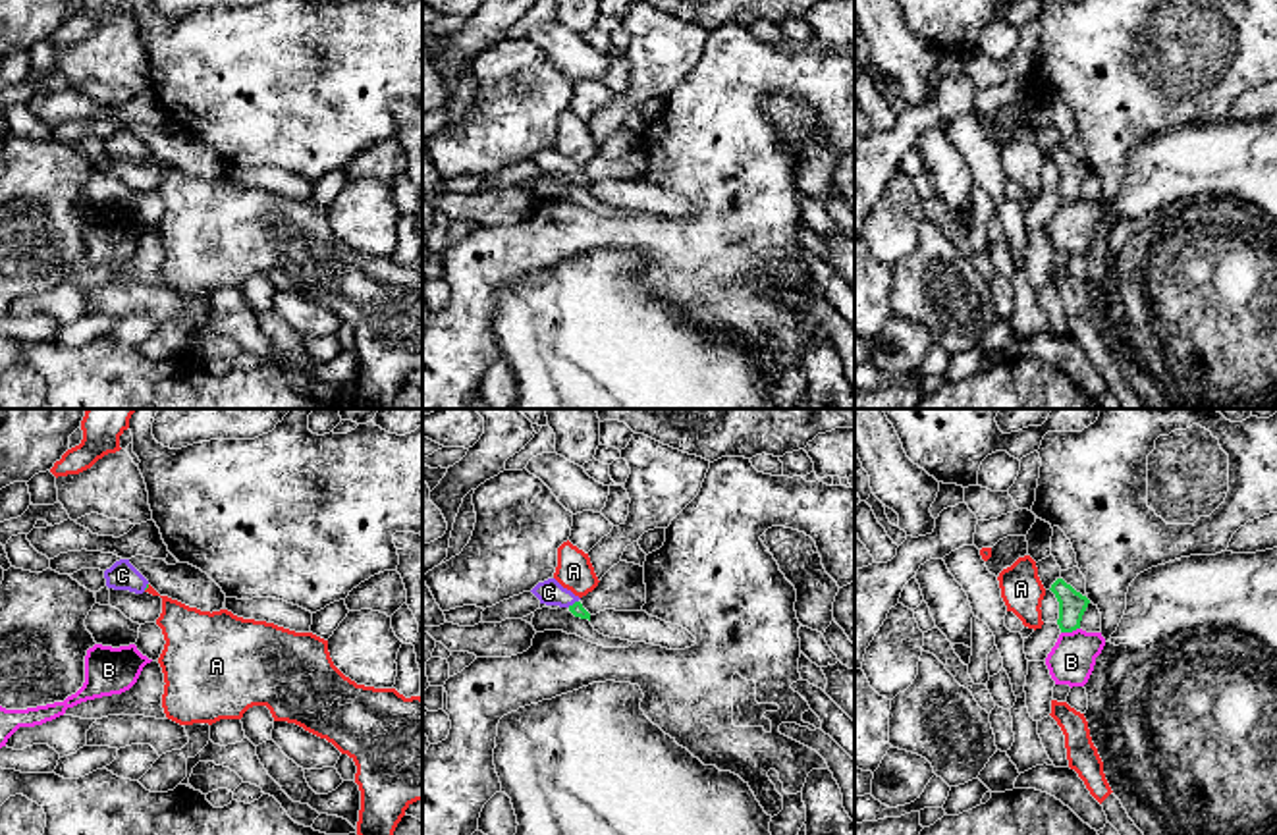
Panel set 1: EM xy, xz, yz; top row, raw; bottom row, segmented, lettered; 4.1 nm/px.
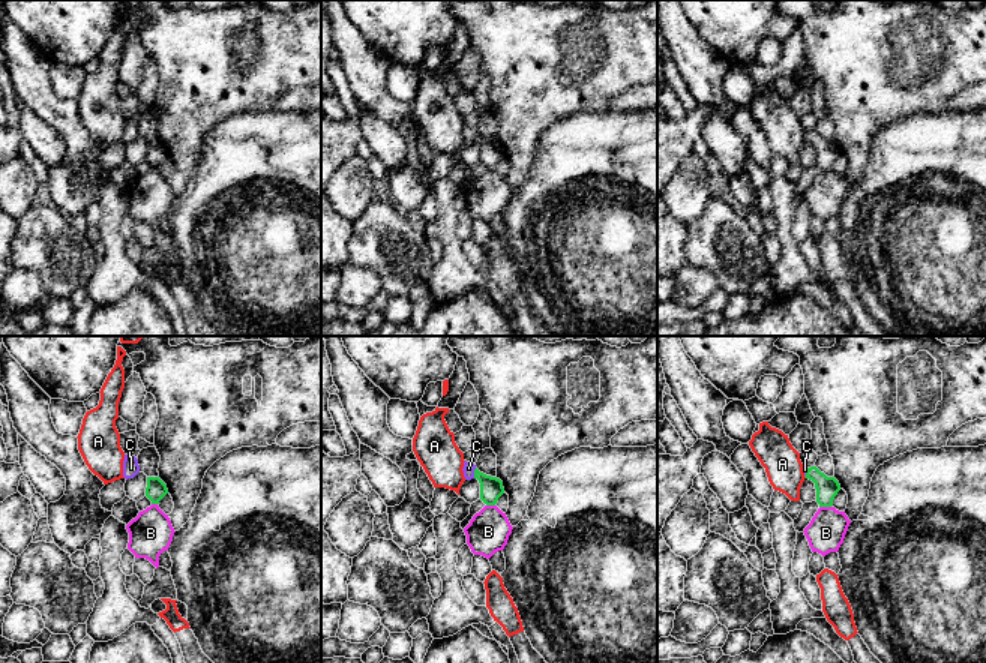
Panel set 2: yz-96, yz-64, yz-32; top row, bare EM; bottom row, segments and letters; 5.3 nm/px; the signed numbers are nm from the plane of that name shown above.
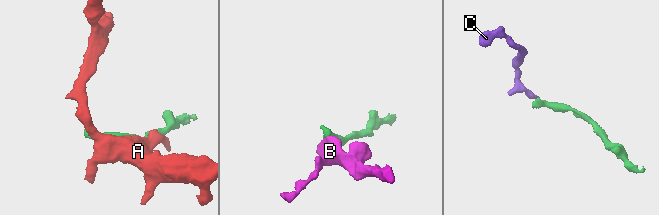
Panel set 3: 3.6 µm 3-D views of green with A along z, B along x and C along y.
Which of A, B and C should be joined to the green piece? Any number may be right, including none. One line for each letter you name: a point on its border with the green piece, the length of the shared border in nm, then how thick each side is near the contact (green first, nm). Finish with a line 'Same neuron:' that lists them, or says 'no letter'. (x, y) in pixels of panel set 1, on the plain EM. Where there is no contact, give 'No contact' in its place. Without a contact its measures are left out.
C: Touches green at xz (573, 172). Shared border 50 nm. Thickness 60 nm (green) against 110 nm
Same neuron: C

